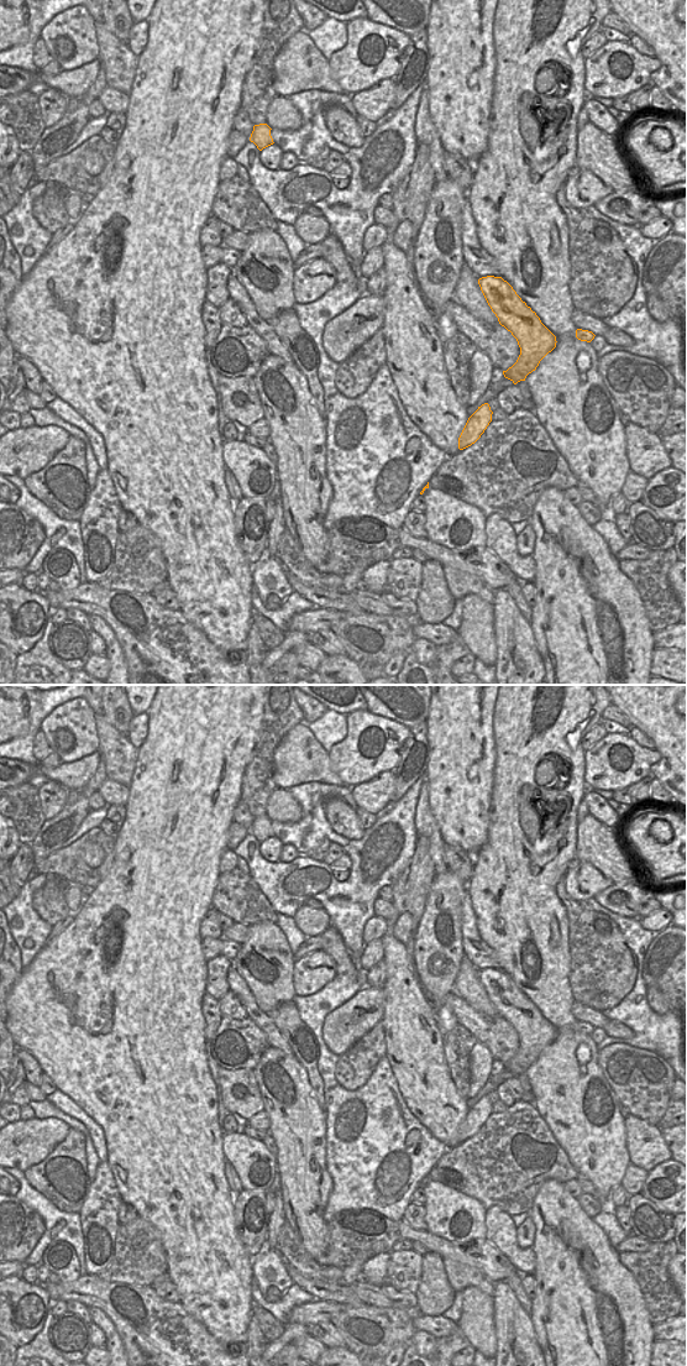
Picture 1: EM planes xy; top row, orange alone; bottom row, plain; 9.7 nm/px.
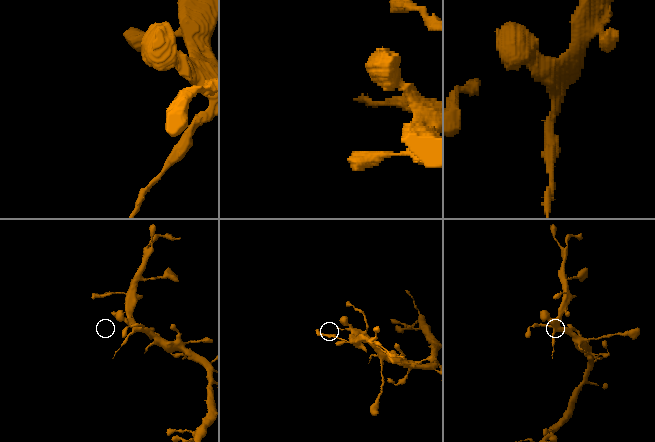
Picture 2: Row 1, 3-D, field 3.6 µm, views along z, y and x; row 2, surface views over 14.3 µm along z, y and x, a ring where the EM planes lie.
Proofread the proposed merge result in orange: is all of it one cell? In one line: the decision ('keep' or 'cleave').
cleave

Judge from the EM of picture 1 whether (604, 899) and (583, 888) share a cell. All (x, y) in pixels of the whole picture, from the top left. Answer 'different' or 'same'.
different

